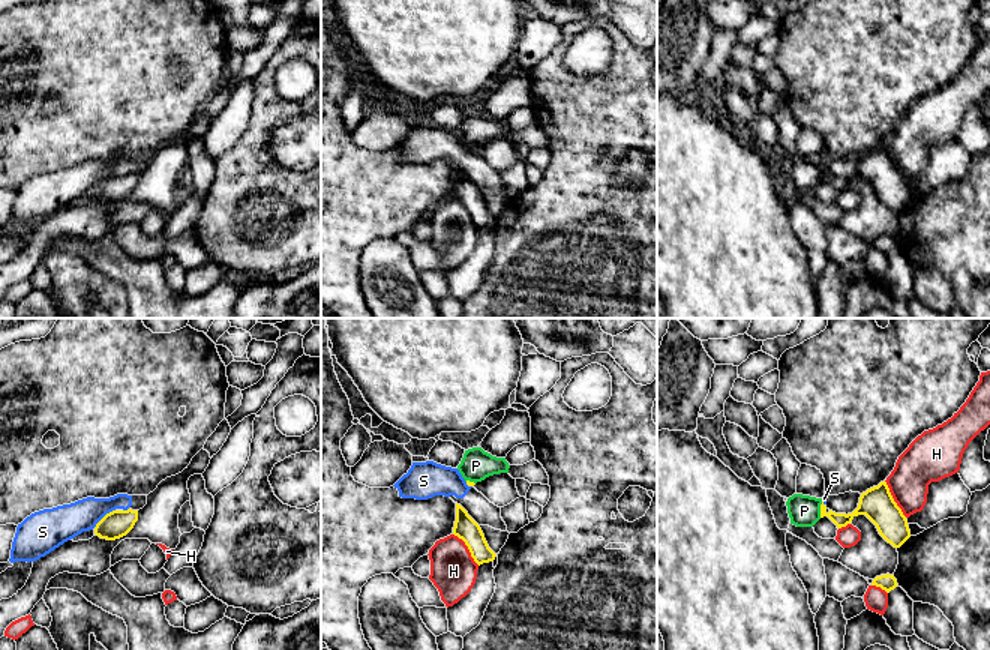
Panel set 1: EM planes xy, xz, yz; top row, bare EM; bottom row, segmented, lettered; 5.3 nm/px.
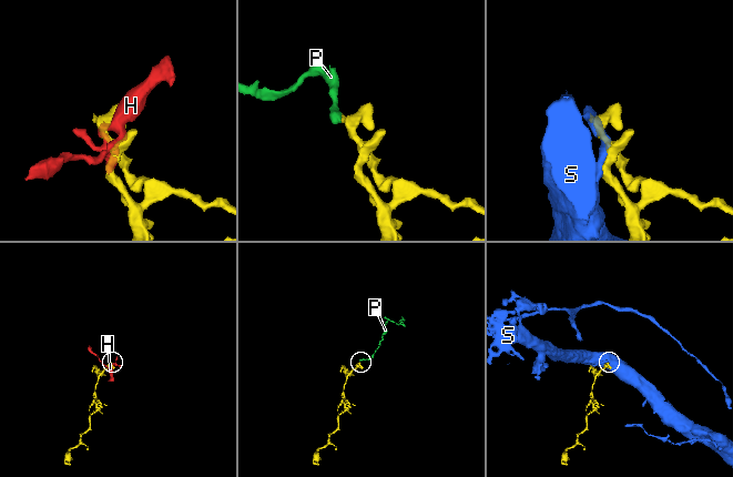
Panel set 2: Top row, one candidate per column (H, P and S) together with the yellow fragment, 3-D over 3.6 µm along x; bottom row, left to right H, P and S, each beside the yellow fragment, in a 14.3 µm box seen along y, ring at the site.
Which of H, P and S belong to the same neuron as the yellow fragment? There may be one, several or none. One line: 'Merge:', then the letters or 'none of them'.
Merge: P

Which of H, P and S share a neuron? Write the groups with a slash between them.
H / P / S

